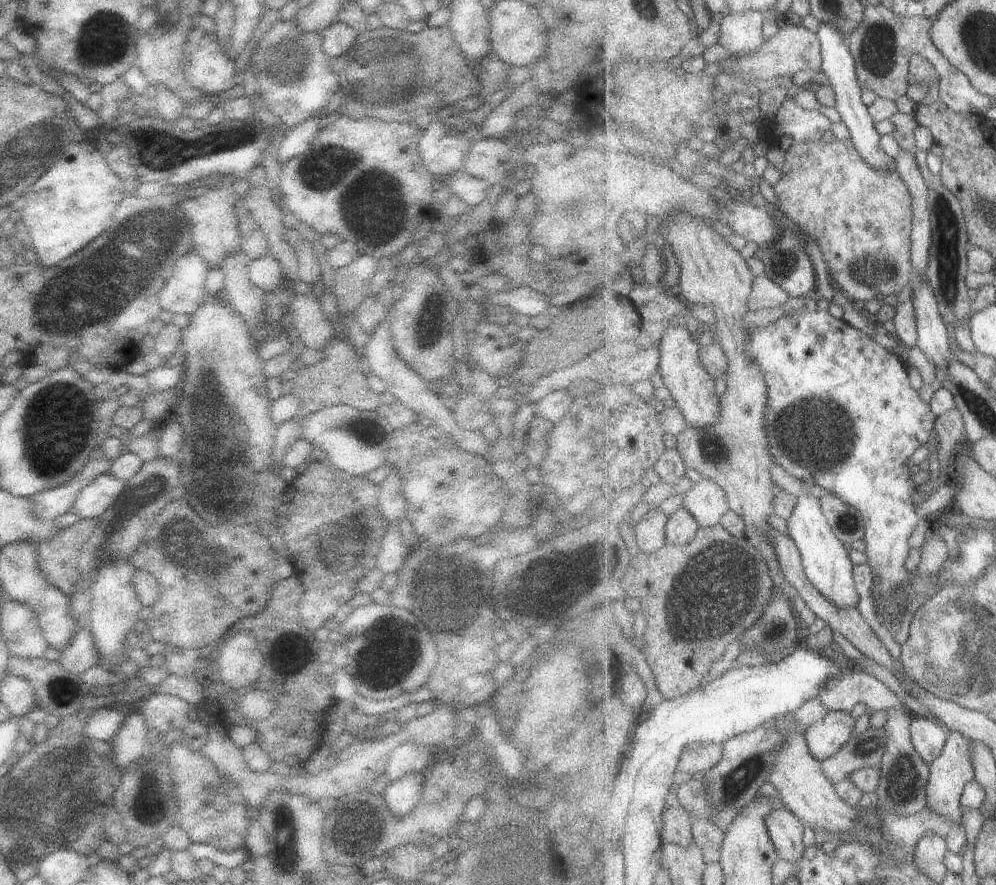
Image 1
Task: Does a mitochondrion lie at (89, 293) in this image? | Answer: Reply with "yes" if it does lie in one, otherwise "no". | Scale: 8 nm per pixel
yes

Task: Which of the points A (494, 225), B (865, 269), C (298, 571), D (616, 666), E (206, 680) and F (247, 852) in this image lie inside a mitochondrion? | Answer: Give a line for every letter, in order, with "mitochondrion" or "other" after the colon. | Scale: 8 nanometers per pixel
A: other
B: mitochondrion
C: other
D: other
E: other
F: other

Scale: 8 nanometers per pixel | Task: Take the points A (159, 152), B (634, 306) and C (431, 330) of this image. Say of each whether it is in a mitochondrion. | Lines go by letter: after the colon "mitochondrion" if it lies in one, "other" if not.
A: mitochondrion
B: other
C: other

